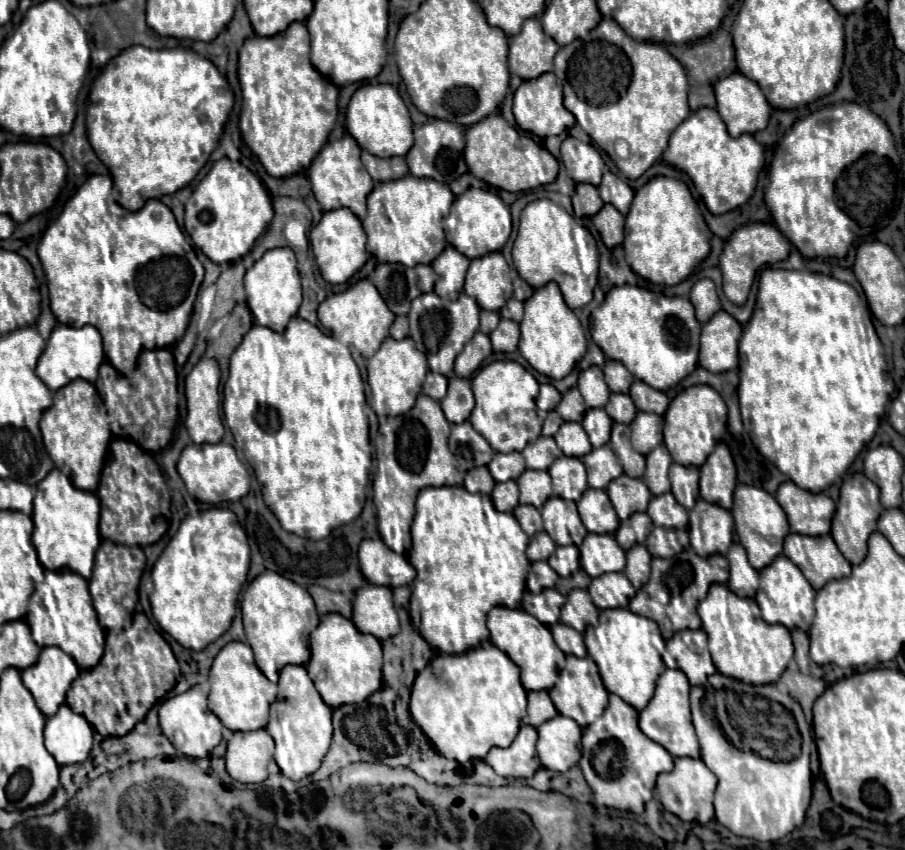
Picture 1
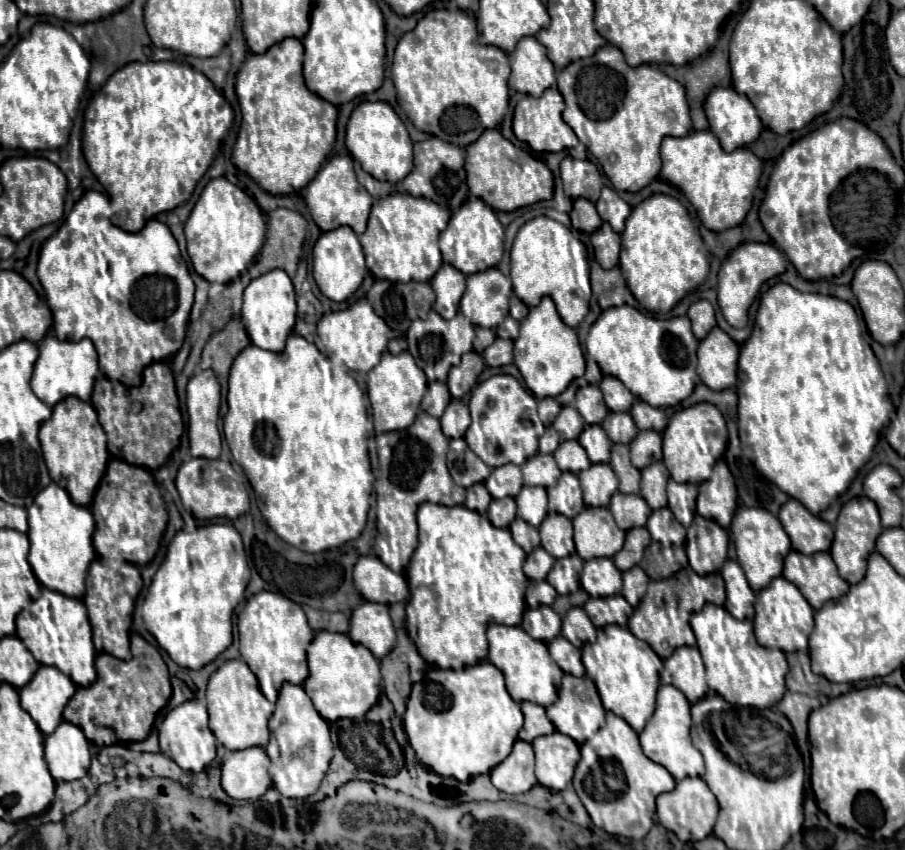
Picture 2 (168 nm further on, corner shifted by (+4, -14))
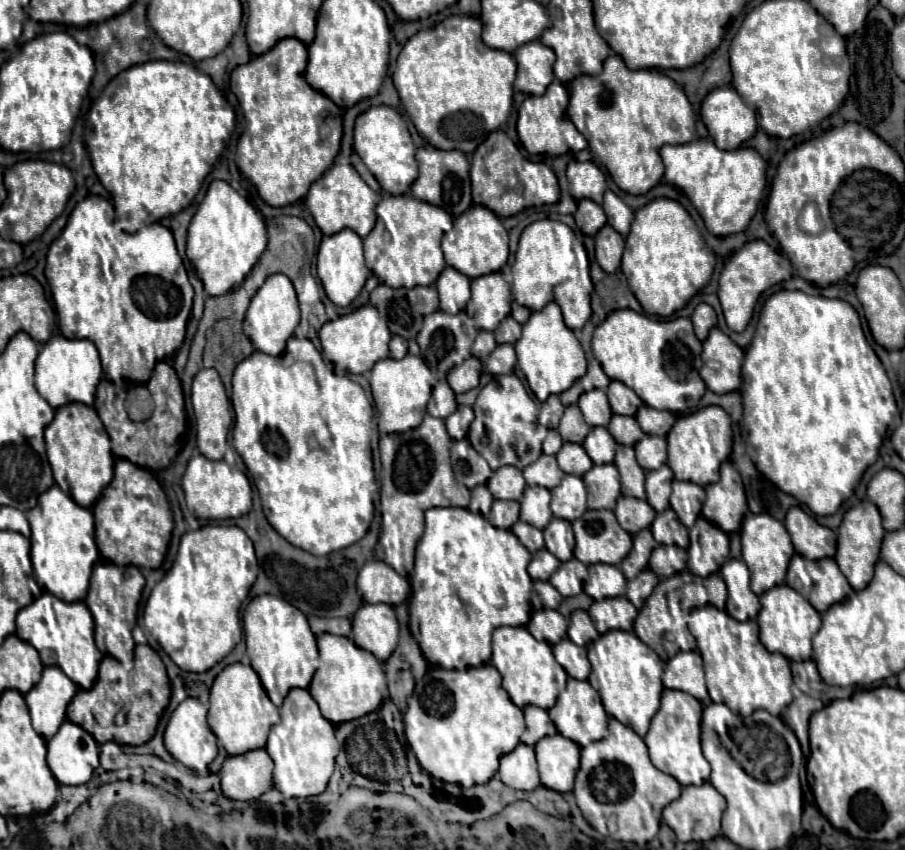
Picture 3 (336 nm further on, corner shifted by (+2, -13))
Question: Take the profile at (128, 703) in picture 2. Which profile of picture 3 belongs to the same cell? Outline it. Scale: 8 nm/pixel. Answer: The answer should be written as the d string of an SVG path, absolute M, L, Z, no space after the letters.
M136 645L134 669L124 679L120 661L106 655L100 663L98 681L94 689L78 691L68 705L68 721L82 725L98 743L114 741L120 745L142 745L154 737L158 719L170 699L170 681L162 659L150 645Z

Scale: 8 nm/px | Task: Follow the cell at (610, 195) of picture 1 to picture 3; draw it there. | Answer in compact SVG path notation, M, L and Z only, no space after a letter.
M610 189L606 191L606 197L604 197L604 203L602 203L602 209L608 217L608 225L614 227L622 237L628 235L630 231L630 223L632 223L632 209L618 197L614 195Z

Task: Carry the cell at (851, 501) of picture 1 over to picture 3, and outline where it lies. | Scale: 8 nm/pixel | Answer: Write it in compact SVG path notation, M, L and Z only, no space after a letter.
M864 499L860 505L852 507L844 519L842 525L838 529L838 551L836 551L836 563L842 569L844 577L850 581L850 585L860 591L864 589L870 581L872 581L872 573L874 573L874 565L880 559L880 545L884 539L884 527L880 521L880 513L876 509L874 503L870 503L868 499Z

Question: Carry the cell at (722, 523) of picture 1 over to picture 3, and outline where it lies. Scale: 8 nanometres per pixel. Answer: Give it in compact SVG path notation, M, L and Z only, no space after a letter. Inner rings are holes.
M700 517L689 530L687 569L698 577L716 573L724 559L728 559L730 540L728 533ZM700 529L700 531L698 531Z

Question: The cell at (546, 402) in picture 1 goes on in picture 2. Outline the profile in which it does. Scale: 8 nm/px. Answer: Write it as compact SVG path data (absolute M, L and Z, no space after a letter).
M542 398L538 400L538 414L540 414L540 420L544 422L544 426L550 426L556 418L556 414L560 412L560 404L556 402L556 398Z

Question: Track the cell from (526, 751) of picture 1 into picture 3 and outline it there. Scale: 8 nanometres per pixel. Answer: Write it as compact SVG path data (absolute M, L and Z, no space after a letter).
M520 743L518 749L502 757L498 775L512 789L522 789L522 791L536 789L540 785L540 777L536 769L534 747Z

